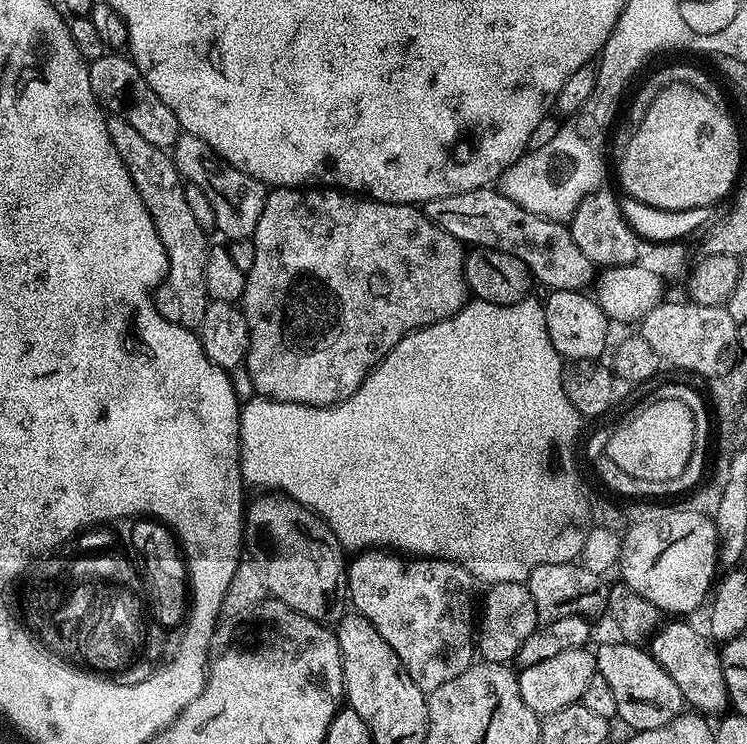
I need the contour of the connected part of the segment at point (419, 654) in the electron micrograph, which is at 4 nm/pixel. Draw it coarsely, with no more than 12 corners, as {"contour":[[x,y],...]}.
{"contour":[[372,546],[346,596],[430,693],[474,663],[477,581]]}

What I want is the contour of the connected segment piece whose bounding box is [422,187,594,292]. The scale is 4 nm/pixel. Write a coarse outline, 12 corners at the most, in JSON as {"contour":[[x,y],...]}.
{"contour":[[503,191],[427,200],[465,246],[514,254],[548,290],[587,289],[594,265],[559,220]]}

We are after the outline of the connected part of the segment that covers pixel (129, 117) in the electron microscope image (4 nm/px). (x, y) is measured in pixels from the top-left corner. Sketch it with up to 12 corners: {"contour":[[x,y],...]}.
{"contour":[[105,54],[88,64],[105,113],[171,150],[182,131],[136,63]]}

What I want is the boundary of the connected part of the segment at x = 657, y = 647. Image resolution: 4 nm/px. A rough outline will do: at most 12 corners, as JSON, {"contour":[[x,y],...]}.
{"contour":[[687,622],[665,623],[652,657],[693,709],[723,713],[720,654]]}

